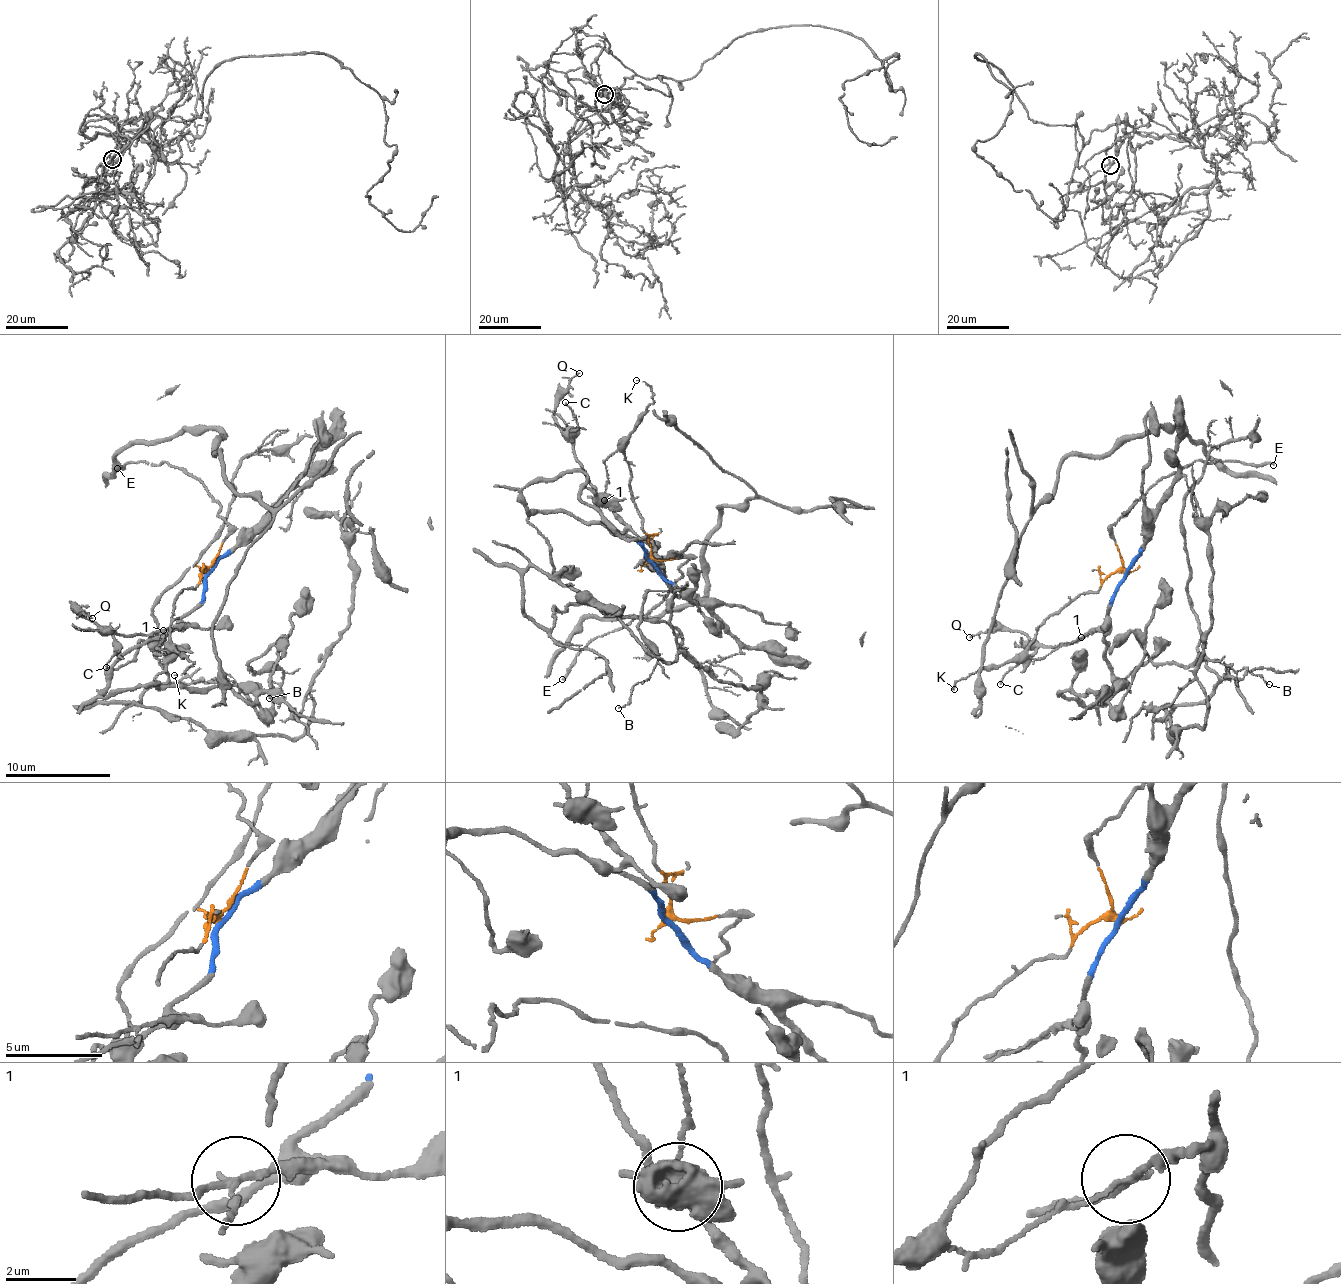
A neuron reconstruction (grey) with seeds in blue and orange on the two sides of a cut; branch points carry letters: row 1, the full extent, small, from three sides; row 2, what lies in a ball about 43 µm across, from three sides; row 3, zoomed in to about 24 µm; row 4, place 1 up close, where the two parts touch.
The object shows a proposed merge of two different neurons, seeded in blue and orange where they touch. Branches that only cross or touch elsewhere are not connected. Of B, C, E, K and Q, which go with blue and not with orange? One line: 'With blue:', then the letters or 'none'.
With blue: B, C, Q

